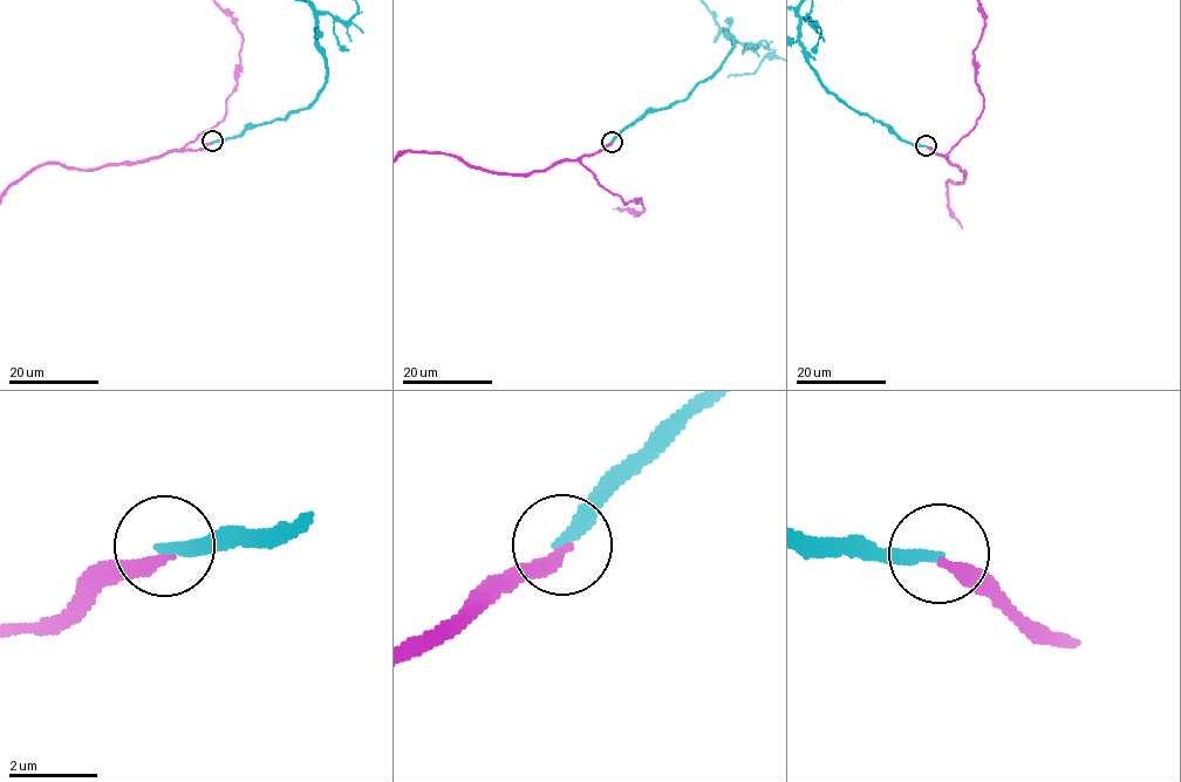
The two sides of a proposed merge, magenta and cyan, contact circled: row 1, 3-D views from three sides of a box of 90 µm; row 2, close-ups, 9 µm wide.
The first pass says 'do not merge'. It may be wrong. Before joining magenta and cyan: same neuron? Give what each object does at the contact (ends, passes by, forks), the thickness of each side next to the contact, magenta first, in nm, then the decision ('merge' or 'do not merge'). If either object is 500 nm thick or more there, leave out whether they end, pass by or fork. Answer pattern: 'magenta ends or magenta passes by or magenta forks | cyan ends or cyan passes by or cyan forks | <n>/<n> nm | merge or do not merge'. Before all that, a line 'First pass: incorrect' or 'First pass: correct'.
First pass: correct
magenta ends | cyan ends | 280/320 nm | do not merge

